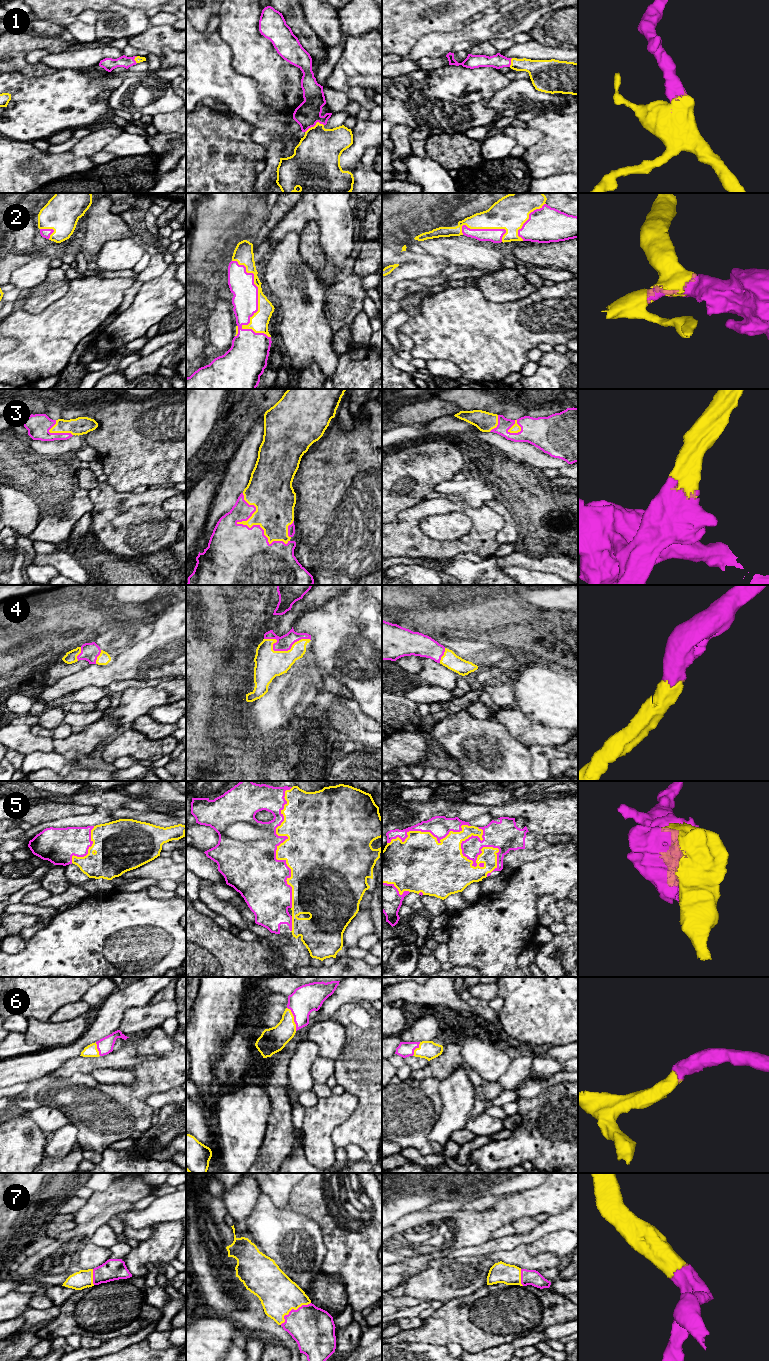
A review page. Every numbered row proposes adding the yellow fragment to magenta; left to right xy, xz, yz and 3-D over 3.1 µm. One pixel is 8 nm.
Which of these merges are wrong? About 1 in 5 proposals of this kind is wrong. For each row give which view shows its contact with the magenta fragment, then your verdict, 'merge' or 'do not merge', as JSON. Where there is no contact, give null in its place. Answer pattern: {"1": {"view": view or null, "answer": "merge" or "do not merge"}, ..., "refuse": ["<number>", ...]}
{"1": {"view": "xz", "answer": "merge"}, "2": {"view": "xz", "answer": "merge"}, "3": {"view": "xz", "answer": "merge"}, "4": {"view": "xz", "answer": "merge"}, "5": {"view": "yz", "answer": "merge"}, "6": {"view": "xz", "answer": "merge"}, "7": {"view": "xz", "answer": "merge"}, "refuse": []}

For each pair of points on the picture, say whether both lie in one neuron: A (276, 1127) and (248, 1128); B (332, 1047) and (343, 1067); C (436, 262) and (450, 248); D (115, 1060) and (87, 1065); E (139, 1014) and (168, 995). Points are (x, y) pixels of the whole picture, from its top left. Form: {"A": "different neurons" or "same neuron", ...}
{"A": "different neurons", "B": "different neurons", "C": "different neurons", "D": "same neuron", "E": "different neurons"}

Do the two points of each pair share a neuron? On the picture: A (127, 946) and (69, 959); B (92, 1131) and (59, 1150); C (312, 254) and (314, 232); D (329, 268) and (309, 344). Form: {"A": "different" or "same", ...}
{"A": "same", "B": "different", "C": "same", "D": "different"}

